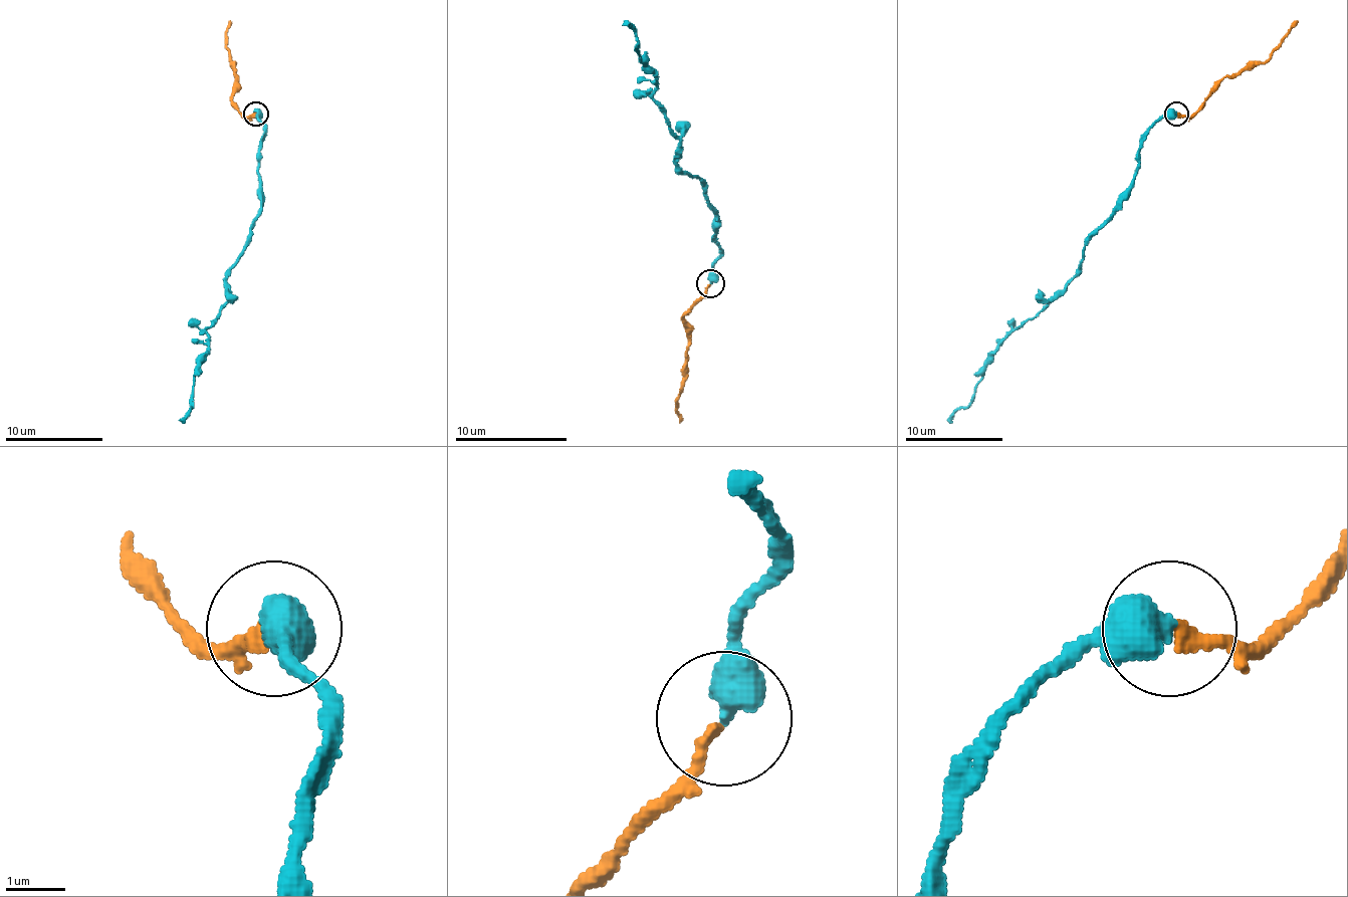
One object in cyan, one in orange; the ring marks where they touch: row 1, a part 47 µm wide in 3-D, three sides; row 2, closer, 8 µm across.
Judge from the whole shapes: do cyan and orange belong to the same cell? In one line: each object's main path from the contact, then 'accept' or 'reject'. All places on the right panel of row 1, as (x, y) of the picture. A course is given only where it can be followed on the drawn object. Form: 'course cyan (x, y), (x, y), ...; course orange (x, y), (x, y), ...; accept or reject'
course cyan (1176, 115), (1149, 129), (1137, 176), (1115, 215), (1088, 242), (1071, 281), (1001, 343), (970, 404), (950, 423); course orange (1178, 115), (1190, 117), (1227, 75), (1240, 75), (1264, 63), (1299, 21); accept

